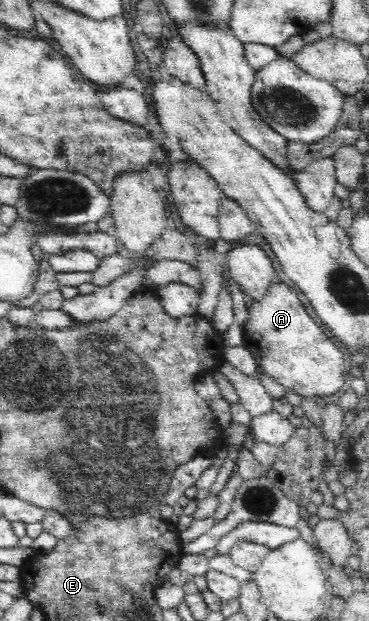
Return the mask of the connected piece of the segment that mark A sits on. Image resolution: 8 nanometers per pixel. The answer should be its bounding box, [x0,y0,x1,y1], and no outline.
[244,280,344,398]

